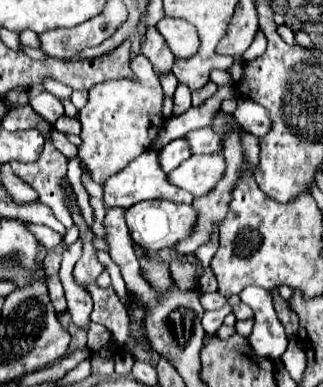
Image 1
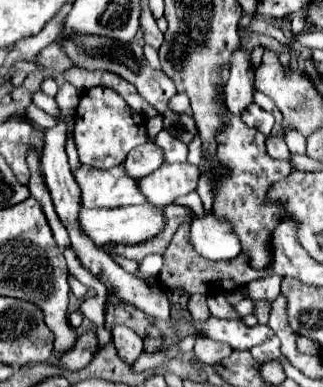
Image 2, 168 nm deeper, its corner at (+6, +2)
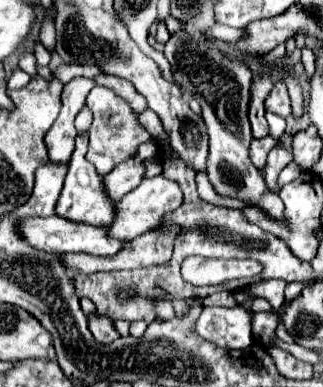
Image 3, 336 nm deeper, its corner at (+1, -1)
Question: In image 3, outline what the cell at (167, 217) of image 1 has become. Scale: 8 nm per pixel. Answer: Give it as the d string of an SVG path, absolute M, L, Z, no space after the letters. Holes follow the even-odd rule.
M62 216L50 218L26 218L20 224L20 234L38 250L54 252L54 254L68 254L68 252L90 252L98 256L114 256L120 252L126 240L110 240L106 236L106 228L90 228L90 224L74 224L70 220L62 220Z

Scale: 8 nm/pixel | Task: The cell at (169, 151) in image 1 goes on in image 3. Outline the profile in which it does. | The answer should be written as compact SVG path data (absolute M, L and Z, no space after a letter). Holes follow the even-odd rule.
M134 156L118 164L110 174L104 176L110 198L120 200L124 194L128 194L132 188L136 188L144 180L144 174L146 174L146 166L140 156Z

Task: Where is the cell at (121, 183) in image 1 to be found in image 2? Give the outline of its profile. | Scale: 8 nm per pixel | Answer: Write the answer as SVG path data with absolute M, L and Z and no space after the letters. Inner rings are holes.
M81 165L73 171L73 177L81 189L81 207L85 209L117 209L145 203L145 197L137 193L137 181L125 177L125 173L121 173L121 165L111 171Z

